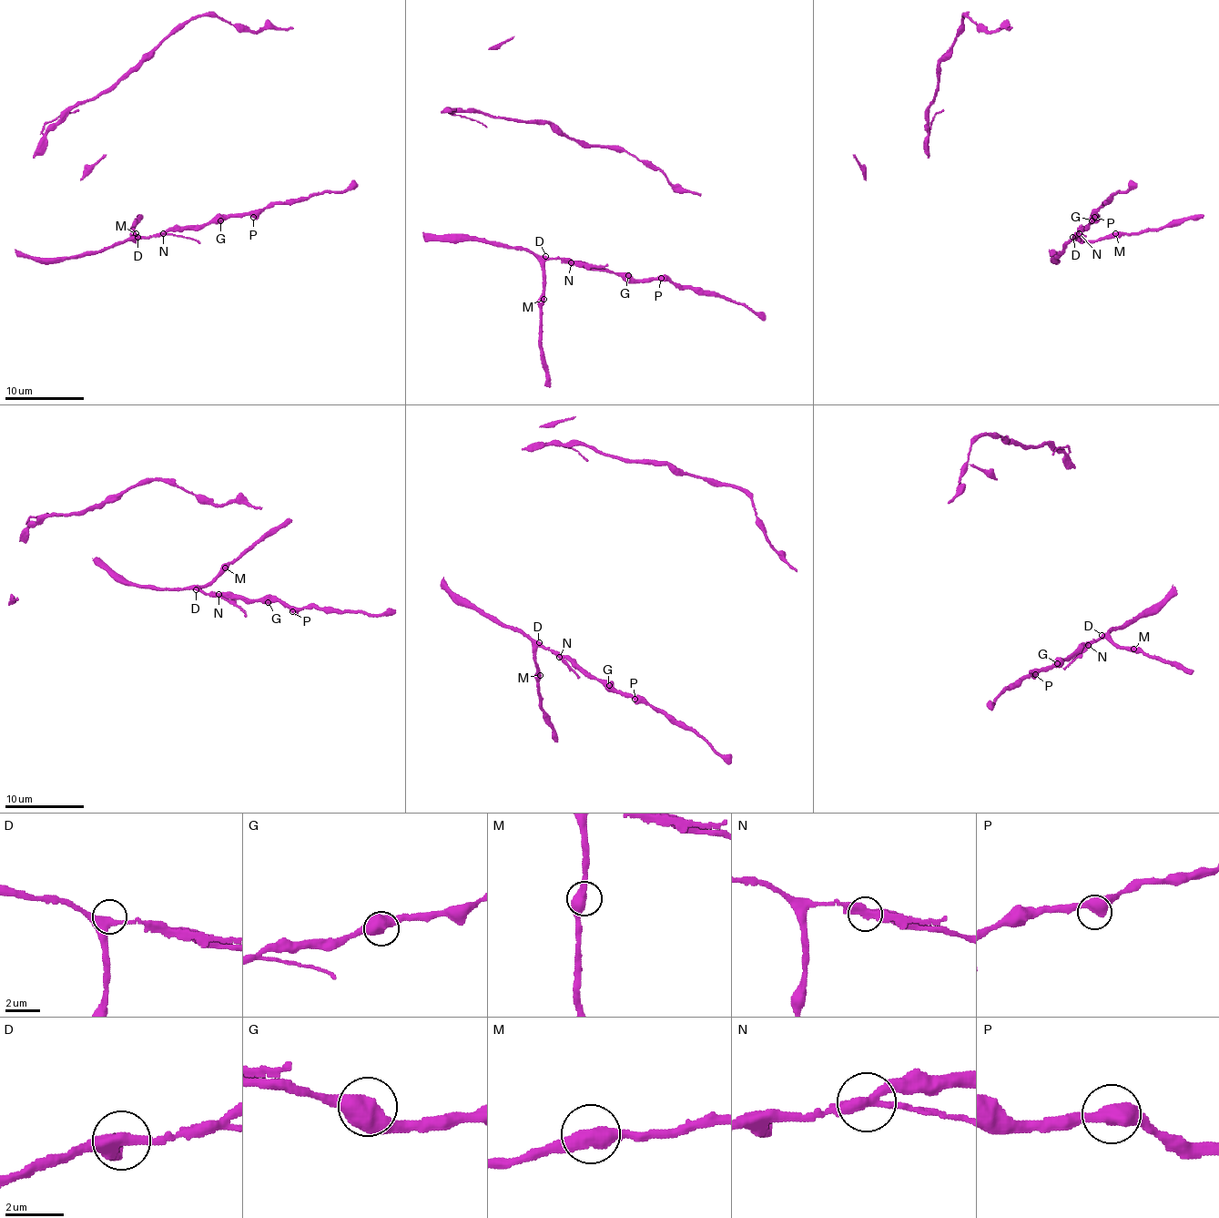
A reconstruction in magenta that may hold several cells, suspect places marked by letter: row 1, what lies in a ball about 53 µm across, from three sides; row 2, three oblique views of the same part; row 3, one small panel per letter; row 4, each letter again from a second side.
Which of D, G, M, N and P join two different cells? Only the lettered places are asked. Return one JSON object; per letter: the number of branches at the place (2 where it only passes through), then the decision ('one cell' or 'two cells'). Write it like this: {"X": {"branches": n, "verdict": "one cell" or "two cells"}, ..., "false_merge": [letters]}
{"D": {"branches": 3, "verdict": "one cell"}, "G": {"branches": 3, "verdict": "one cell"}, "M": {"branches": 2, "verdict": "one cell"}, "N": {"branches": 3, "verdict": "two cells"}, "P": {"branches": 2, "verdict": "one cell"}, "false_merge": ["N"]}

